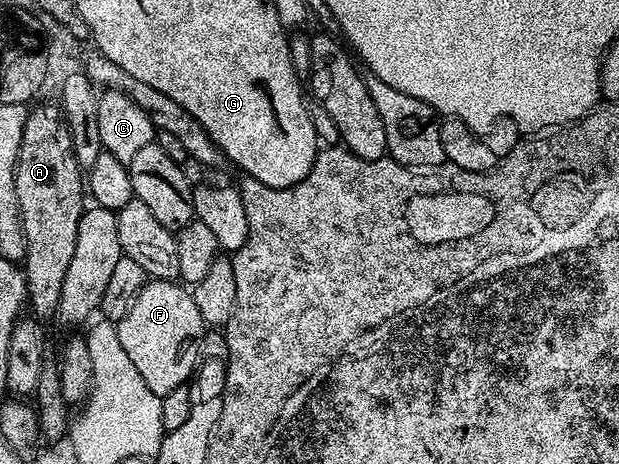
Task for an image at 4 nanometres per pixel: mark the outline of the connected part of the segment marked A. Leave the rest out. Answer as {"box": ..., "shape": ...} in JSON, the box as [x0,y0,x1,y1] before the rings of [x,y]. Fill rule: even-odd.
{"box":[16,104,85,320],"shape":[[[55,104],[43,105],[47,106],[32,105],[28,109],[16,164],[17,200],[20,201],[20,216],[27,241],[27,299],[29,310],[32,310],[30,313],[39,320],[54,319],[58,315],[61,284],[65,284],[65,272],[69,269],[69,260],[73,260],[73,248],[77,248],[77,228],[85,209],[85,182],[73,152],[73,140],[67,131],[67,123],[63,121],[63,111]]]}

